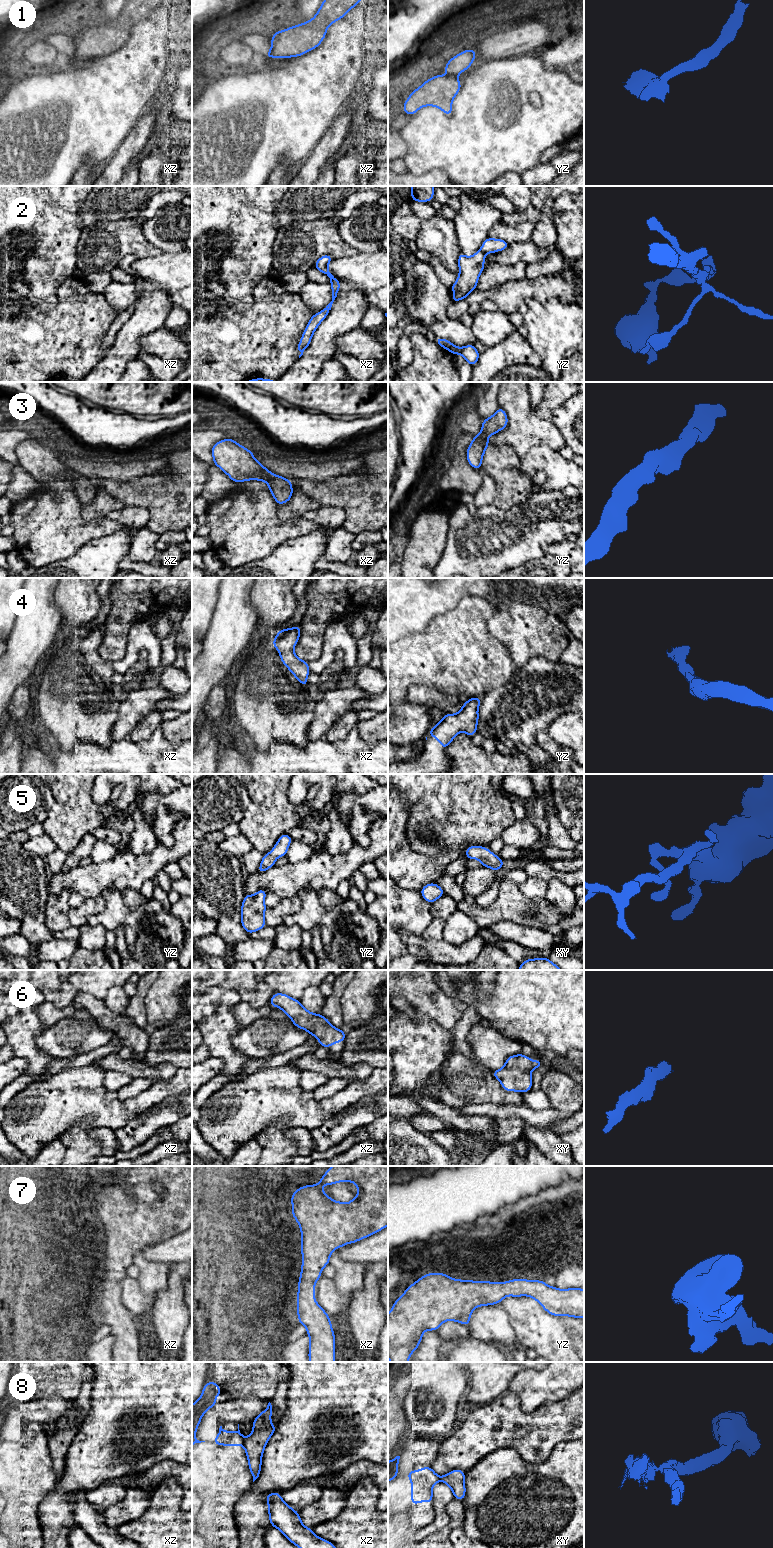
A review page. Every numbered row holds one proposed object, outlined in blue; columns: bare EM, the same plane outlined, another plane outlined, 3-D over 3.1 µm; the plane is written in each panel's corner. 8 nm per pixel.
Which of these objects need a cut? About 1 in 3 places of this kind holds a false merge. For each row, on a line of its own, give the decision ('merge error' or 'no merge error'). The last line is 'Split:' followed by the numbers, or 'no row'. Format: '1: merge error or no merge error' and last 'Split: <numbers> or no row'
1: merge error
2: no merge error
3: no merge error
4: no merge error
5: no merge error
6: no merge error
7: no merge error
8: merge error
Split: 1, 8

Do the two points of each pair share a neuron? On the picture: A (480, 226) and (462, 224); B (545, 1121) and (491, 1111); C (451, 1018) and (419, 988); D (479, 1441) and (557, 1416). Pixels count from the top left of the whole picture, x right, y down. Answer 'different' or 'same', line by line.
A: same
B: same
C: same
D: same

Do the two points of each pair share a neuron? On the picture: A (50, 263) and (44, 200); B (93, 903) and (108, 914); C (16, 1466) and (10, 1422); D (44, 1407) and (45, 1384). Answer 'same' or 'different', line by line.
A: same
B: different
C: different
D: different

